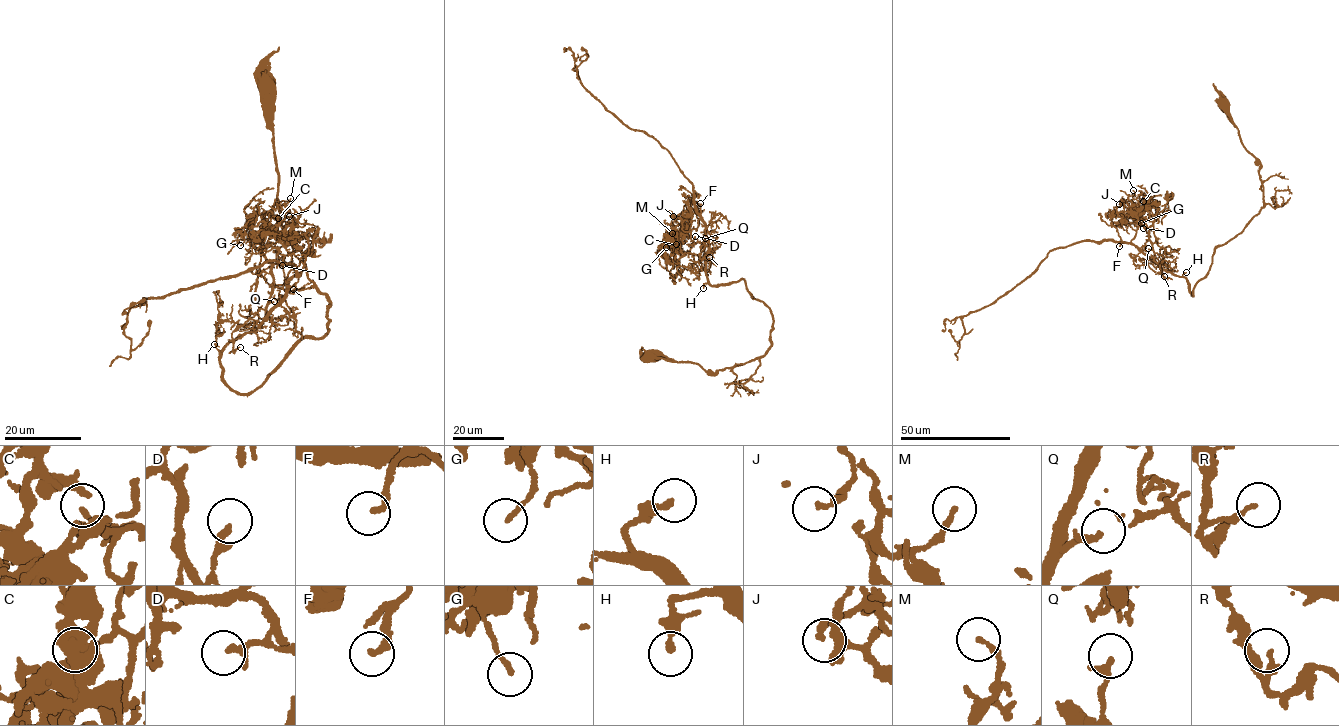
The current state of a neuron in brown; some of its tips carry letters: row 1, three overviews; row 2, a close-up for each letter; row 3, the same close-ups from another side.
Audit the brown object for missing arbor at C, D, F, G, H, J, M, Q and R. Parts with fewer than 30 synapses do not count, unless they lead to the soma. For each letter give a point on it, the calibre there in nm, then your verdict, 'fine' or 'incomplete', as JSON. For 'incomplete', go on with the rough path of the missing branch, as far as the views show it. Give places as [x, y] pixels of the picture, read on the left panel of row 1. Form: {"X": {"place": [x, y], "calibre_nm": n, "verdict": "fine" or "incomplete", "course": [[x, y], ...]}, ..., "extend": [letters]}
{"C": {"place": [278, 218], "calibre_nm": 150, "verdict": "fine"}, "D": {"place": [282, 265], "calibre_nm": 140, "verdict": "fine"}, "F": {"place": [293, 289], "calibre_nm": 240, "verdict": "incomplete", "course": [[293, 289], [296, 307], [291, 294], [282, 290], [282, 286]]}, "G": {"place": [240, 245], "calibre_nm": 140, "verdict": "fine"}, "H": {"place": [214, 344], "calibre_nm": 220, "verdict": "fine"}, "J": {"place": [289, 216], "calibre_nm": 220, "verdict": "fine"}, "M": {"place": [290, 198], "calibre_nm": 180, "verdict": "fine"}, "Q": {"place": [274, 301], "calibre_nm": 170, "verdict": "fine"}, "R": {"place": [240, 347], "calibre_nm": 170, "verdict": "fine"}, "extend": ["F"]}

